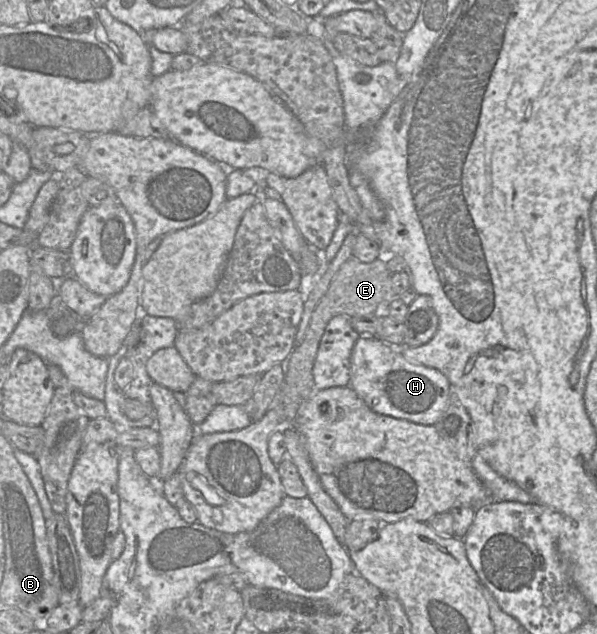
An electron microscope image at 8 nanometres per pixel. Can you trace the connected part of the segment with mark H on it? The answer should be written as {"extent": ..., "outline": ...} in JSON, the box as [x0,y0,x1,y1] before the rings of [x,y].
{"extent":[350,336,452,425],"outline":[[[360,336],[359,339],[356,341],[352,353],[351,353],[351,380],[350,380],[350,386],[352,389],[357,393],[357,395],[375,412],[382,414],[382,415],[389,415],[395,418],[399,419],[405,419],[417,424],[422,425],[434,425],[440,418],[440,416],[443,414],[444,410],[447,407],[448,400],[450,393],[452,391],[452,386],[447,379],[447,377],[438,371],[437,369],[426,367],[420,364],[416,364],[414,362],[411,362],[407,358],[405,358],[402,353],[399,351],[398,348],[394,346],[401,346],[401,345],[390,345],[380,339],[378,336]]]}

